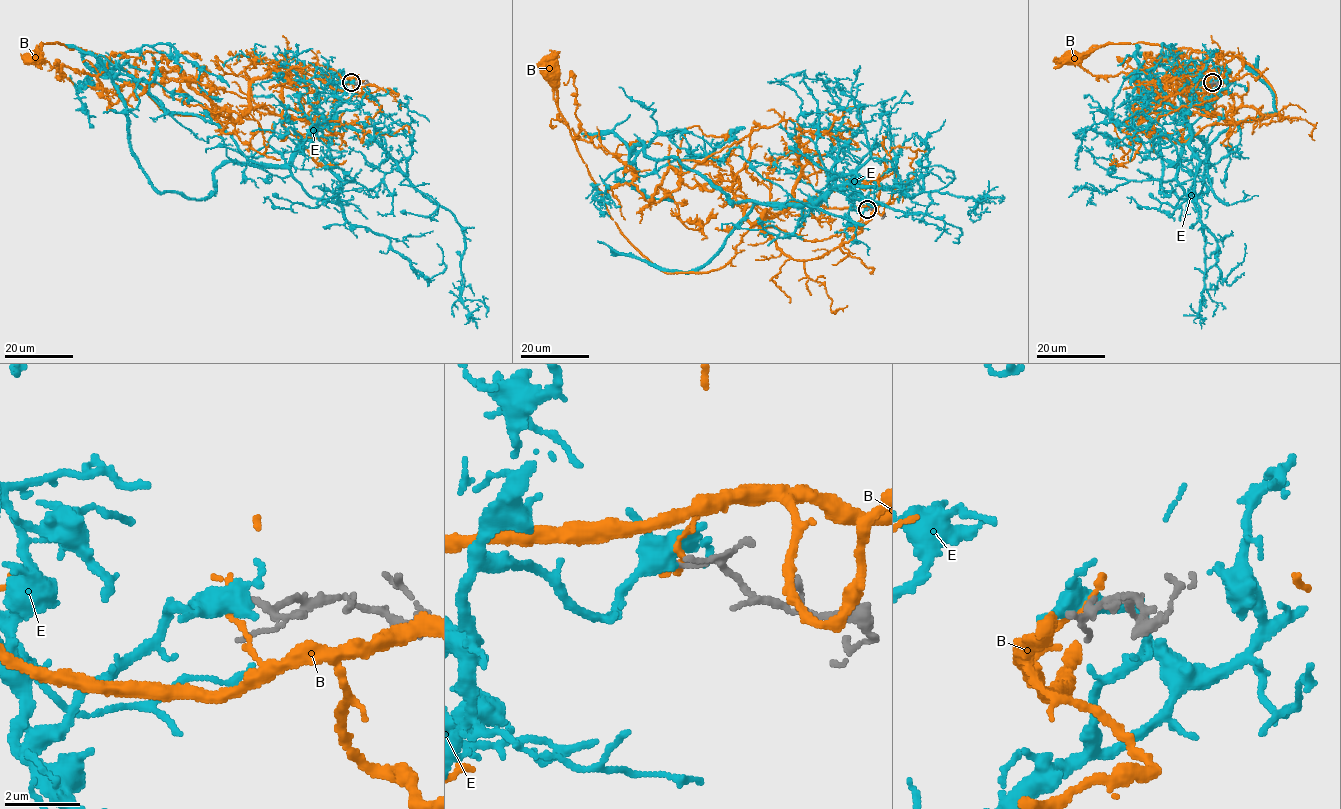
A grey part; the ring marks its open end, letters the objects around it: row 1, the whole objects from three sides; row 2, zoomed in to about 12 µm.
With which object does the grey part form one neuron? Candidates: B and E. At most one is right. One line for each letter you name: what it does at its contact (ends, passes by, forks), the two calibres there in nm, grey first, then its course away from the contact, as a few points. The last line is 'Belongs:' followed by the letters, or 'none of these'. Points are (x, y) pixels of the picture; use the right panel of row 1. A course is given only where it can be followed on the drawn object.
E: It forks there. Thickness 150 nm (grey) against 400 nm. Its course: (1212, 82), (1185, 113), (1208, 152), (1194, 199), (1160, 190), (1146, 116), (1178, 51), (1162, 44), (1131, 97)
Belongs: E

